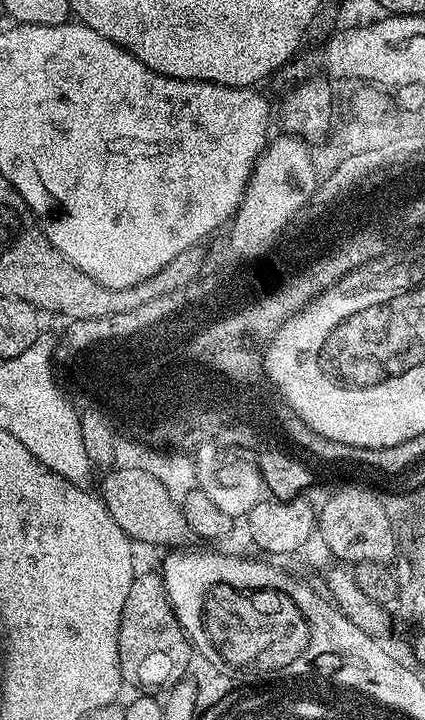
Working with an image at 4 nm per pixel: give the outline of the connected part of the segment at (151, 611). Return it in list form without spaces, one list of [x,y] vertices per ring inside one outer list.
[[[141,571],[130,586],[120,623],[120,674],[127,683],[137,684],[140,690],[156,690],[152,688],[167,689],[183,681],[180,679],[186,676],[194,657],[180,619],[168,597],[163,575]]]

